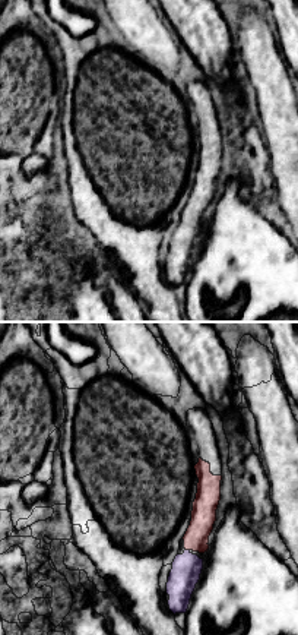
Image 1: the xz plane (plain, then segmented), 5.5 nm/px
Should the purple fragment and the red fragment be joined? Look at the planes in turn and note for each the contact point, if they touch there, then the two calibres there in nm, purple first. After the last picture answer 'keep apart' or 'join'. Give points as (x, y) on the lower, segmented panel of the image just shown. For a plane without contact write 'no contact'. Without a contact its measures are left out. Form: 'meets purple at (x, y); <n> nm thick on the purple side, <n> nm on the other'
meets purple at (187, 550); 160 nm thick on the purple side, 140 nm on the other

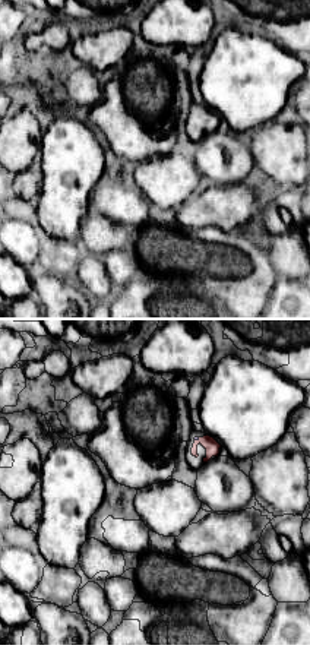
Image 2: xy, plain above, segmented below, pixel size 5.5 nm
meets purple at (196, 439); 20 nm thick on the purple side, 80 nm on the other

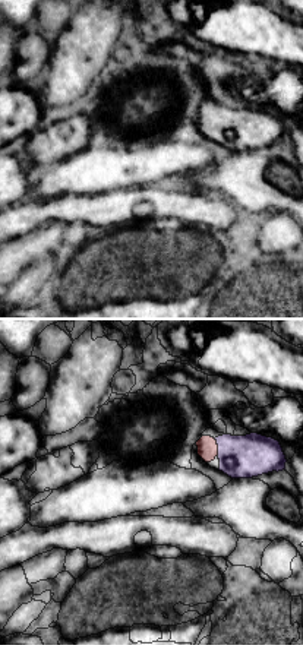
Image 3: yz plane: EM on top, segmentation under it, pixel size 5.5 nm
meets purple at (218, 446); 240 nm thick on the purple side, 110 nm on the other

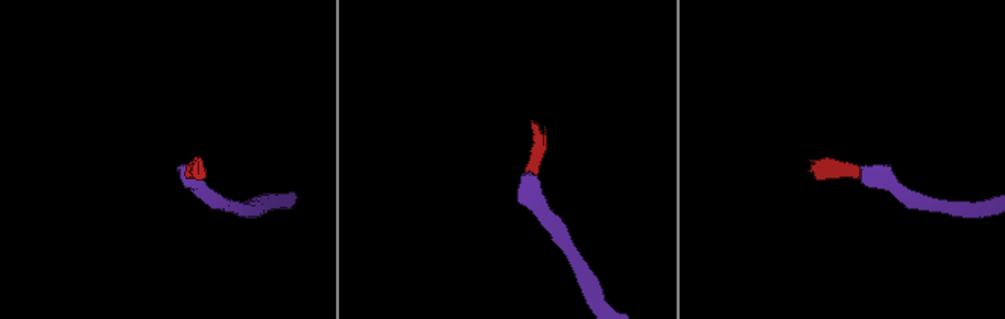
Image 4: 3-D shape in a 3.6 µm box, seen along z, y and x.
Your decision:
join

